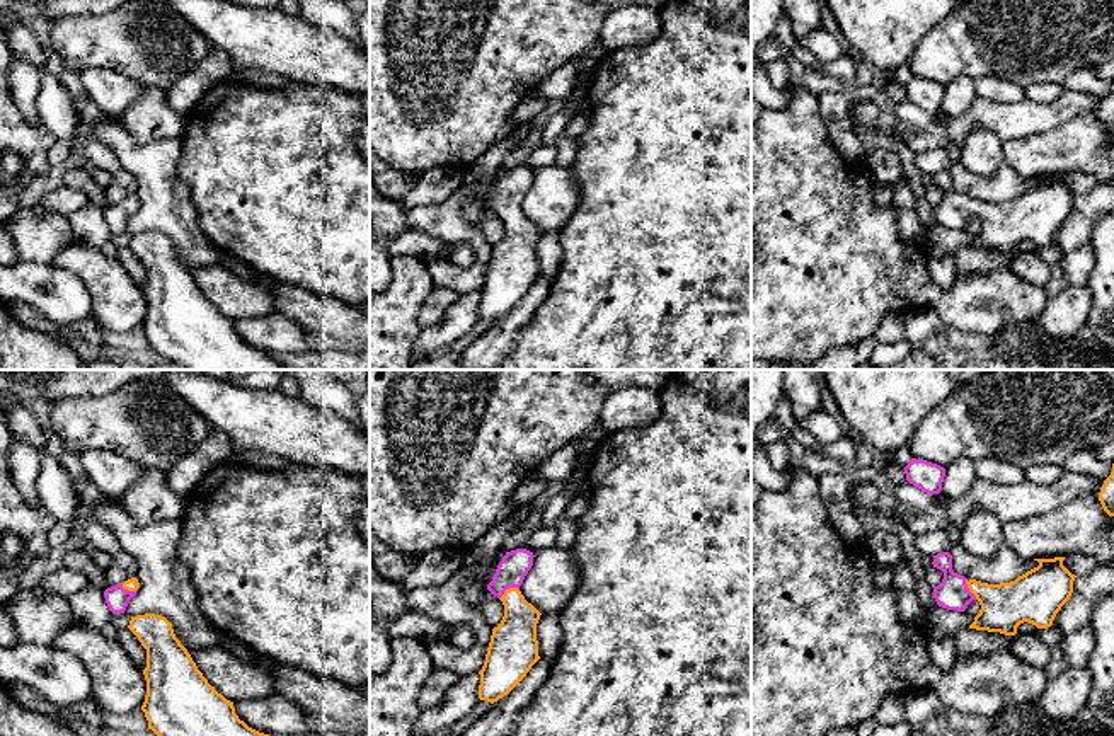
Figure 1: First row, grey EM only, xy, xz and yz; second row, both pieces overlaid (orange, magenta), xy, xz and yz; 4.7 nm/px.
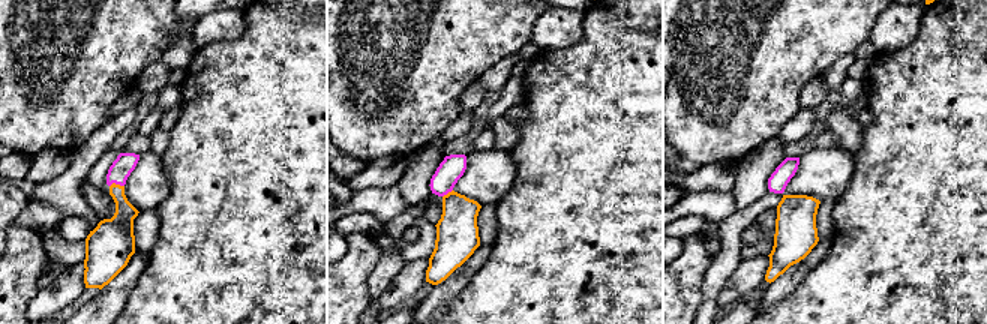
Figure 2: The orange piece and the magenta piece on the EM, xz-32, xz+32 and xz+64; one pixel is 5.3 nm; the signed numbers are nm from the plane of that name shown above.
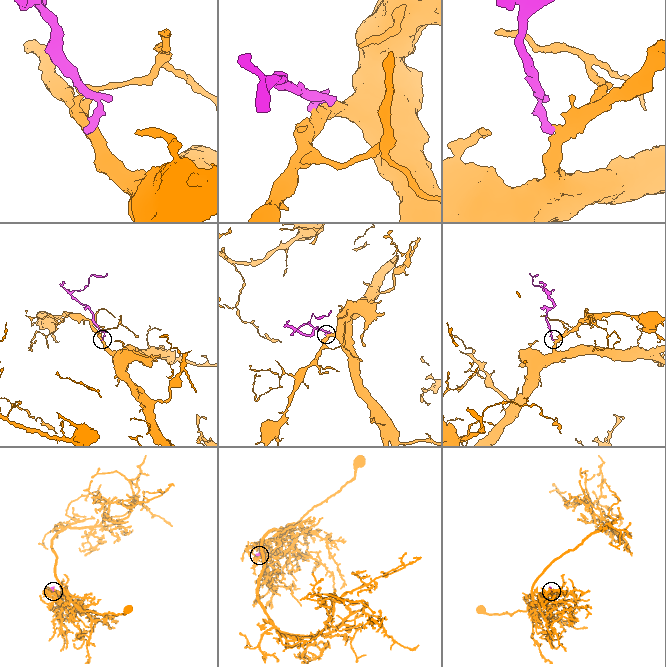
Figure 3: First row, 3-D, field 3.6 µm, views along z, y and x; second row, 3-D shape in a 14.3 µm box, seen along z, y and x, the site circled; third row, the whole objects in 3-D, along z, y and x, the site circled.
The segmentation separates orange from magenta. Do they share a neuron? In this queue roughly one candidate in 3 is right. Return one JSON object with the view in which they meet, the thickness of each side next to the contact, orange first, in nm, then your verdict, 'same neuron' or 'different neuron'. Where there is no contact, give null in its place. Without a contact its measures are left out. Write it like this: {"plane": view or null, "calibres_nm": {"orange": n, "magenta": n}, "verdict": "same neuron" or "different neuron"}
{"plane": "xz", "calibres_nm": {"orange": 220, "magenta": 140}, "verdict": "same neuron"}

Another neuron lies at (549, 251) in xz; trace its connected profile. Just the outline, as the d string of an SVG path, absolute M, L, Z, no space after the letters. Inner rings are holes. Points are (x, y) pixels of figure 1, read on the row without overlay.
M559 230L542 232L537 242L537 259L540 278L554 278L562 262L562 245Z

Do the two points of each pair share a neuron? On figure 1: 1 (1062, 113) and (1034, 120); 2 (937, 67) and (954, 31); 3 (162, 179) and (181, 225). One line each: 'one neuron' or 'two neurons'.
1: one neuron
2: one neuron
3: one neuron

